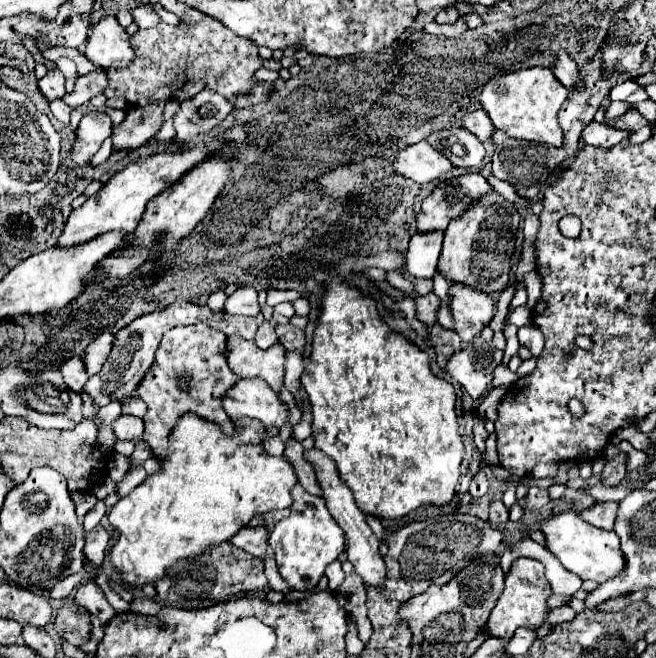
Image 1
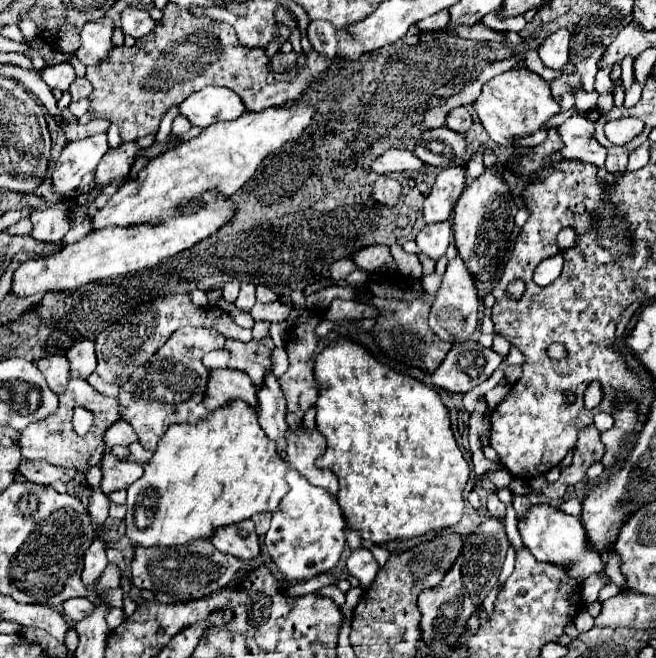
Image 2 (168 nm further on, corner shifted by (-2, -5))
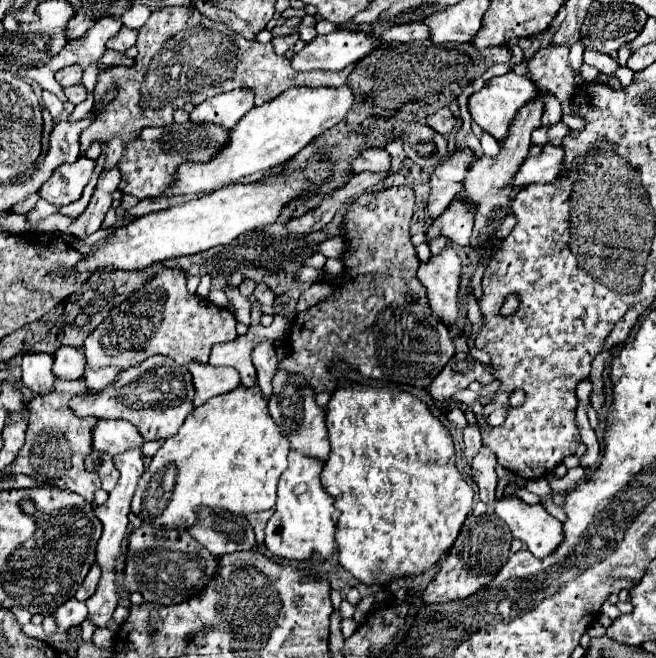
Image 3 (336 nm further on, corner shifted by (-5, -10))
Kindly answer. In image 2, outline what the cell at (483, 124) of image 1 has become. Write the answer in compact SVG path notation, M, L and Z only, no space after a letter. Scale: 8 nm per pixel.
M457 107L457 109L451 109L447 119L445 119L445 125L453 131L459 131L459 133L465 133L471 125L473 125L473 117L467 113L465 107Z

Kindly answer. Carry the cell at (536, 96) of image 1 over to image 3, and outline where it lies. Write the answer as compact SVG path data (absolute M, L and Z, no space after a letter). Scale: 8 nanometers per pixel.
M514 72L502 74L502 76L494 76L490 78L482 90L474 92L468 98L468 110L472 120L490 136L494 136L498 142L504 140L506 132L508 132L508 124L512 124L512 116L516 116L516 112L528 102L536 98L536 84L532 84L532 80L528 76L518 76Z

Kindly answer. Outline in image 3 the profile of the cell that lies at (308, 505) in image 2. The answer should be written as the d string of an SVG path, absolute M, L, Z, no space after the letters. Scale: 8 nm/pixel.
M290 450L288 454L288 470L282 472L278 482L278 502L276 512L266 522L264 528L264 546L286 560L306 562L306 560L318 560L314 554L332 554L336 548L334 532L334 504L332 498L326 496L324 488L320 486L320 472L322 462L312 456L304 456L296 450Z

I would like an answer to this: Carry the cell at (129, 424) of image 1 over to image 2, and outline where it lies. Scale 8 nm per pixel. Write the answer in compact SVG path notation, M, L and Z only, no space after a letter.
M121 421L121 423L115 423L113 427L109 427L109 431L105 433L103 441L105 441L105 445L107 445L109 449L115 447L115 445L125 445L125 447L129 447L131 443L137 441L137 433L135 433L133 427L129 427L127 421Z

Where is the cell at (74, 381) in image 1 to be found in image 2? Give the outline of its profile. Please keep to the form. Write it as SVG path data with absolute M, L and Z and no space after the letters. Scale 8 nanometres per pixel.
M55 355L55 357L35 361L35 365L45 375L47 383L53 391L57 391L57 393L65 391L65 387L69 383L69 361L67 361L67 357Z

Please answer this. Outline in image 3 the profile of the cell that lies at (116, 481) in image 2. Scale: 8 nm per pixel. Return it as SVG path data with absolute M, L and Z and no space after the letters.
M92 450L86 458L84 458L84 466L88 472L94 472L100 476L102 480L102 490L110 492L114 486L116 486L116 468L112 464L112 456L108 452L98 452L98 450Z

